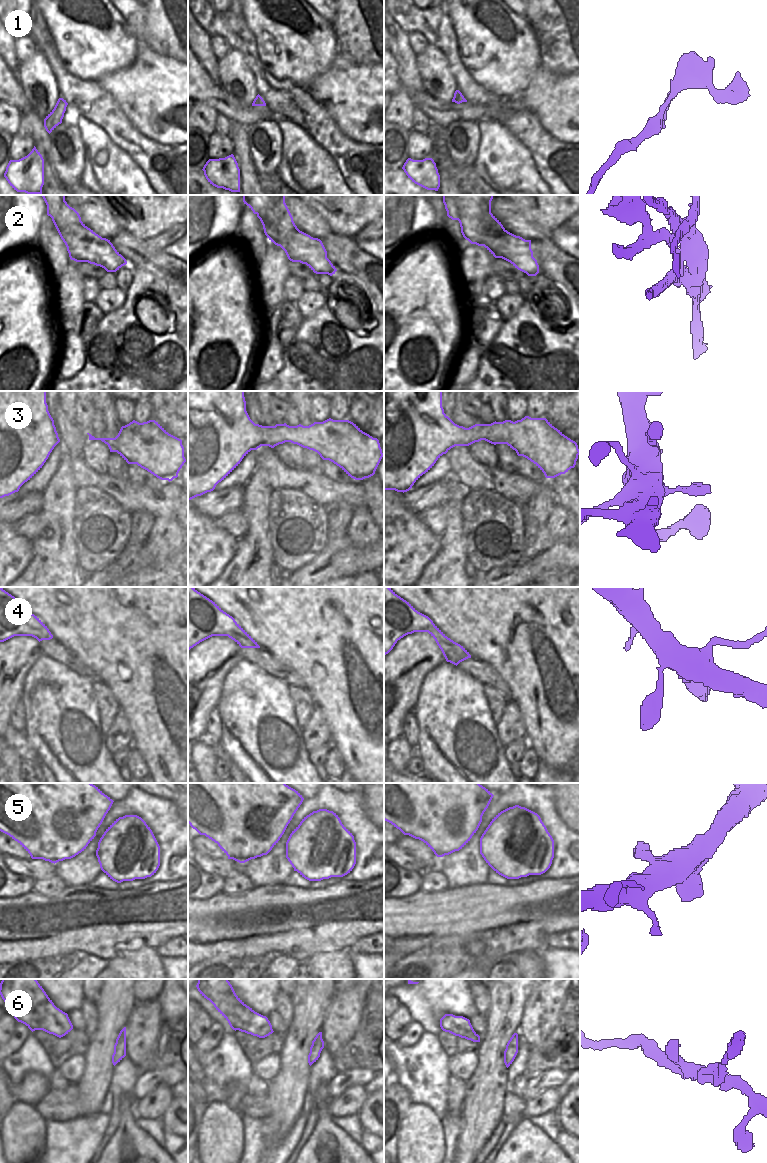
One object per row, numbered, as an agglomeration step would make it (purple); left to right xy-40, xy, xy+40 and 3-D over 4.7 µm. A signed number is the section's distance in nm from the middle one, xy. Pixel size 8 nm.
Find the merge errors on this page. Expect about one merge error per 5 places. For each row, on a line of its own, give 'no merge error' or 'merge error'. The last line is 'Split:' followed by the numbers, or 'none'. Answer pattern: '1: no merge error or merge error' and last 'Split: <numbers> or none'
1: no merge error
2: merge error
3: no merge error
4: no merge error
5: no merge error
6: no merge error
Split: 2

